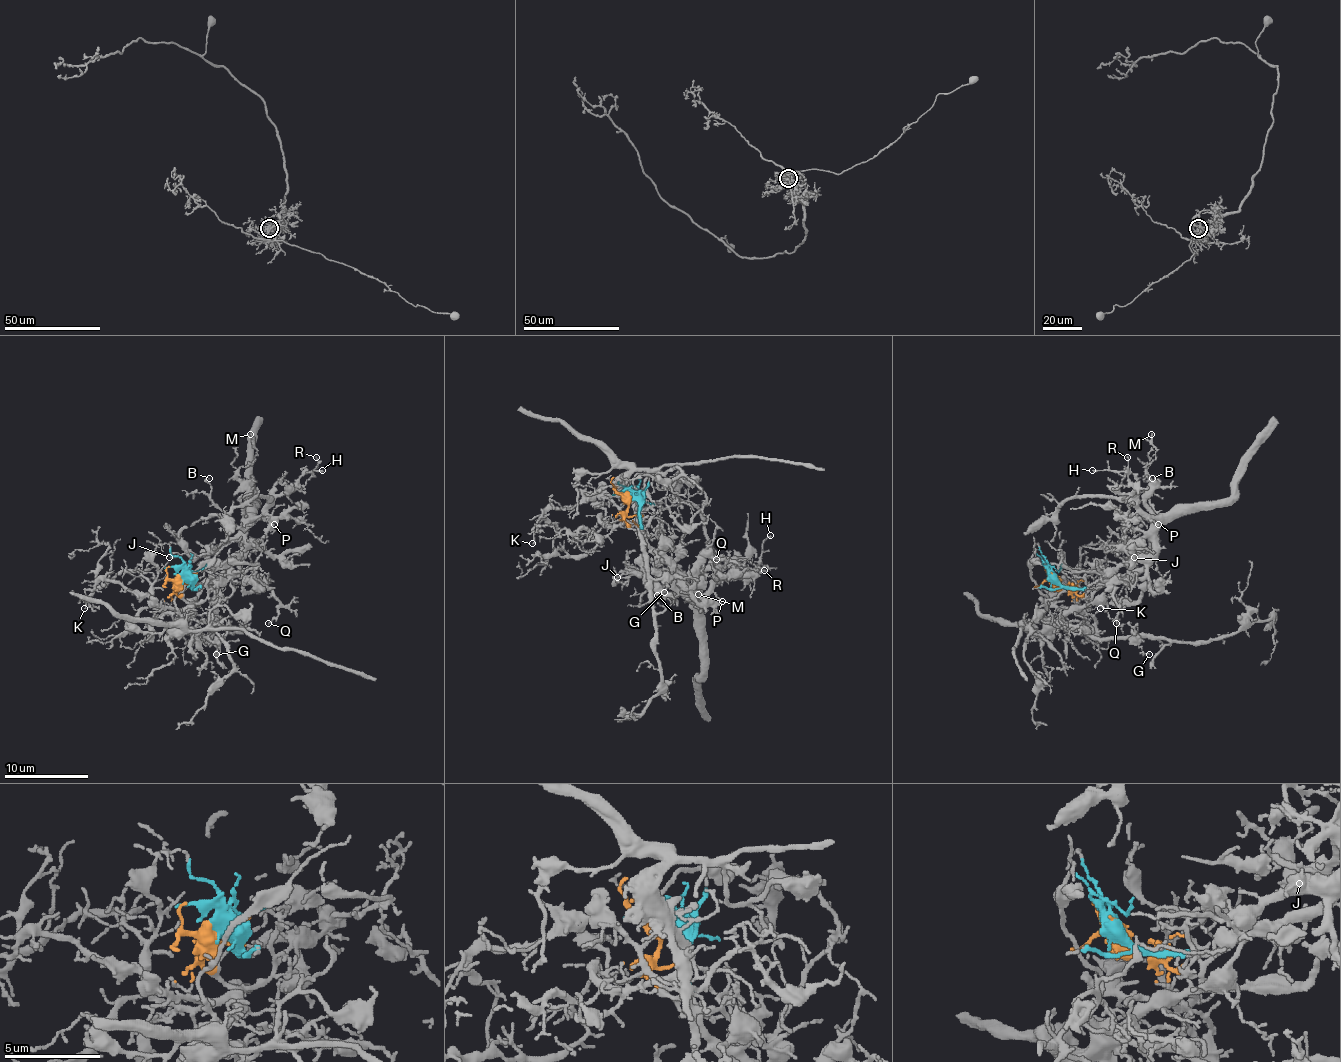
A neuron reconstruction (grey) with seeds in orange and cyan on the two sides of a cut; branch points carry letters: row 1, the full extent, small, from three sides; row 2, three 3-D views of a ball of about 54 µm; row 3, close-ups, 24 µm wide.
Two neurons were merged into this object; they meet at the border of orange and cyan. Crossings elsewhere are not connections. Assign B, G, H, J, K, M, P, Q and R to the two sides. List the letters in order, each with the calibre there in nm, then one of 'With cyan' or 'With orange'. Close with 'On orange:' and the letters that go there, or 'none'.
B: Thickness 130 nm. With cyan
G: Thickness 90 nm. With orange
H: Thickness 130 nm. With cyan
J: Thickness 140 nm. With cyan
K: Thickness 120 nm. With orange
M: Thickness 110 nm. With cyan
P: Thickness 130 nm. With cyan
Q: Thickness 120 nm. With cyan
R: Thickness 100 nm. With cyan
On orange: G, K

